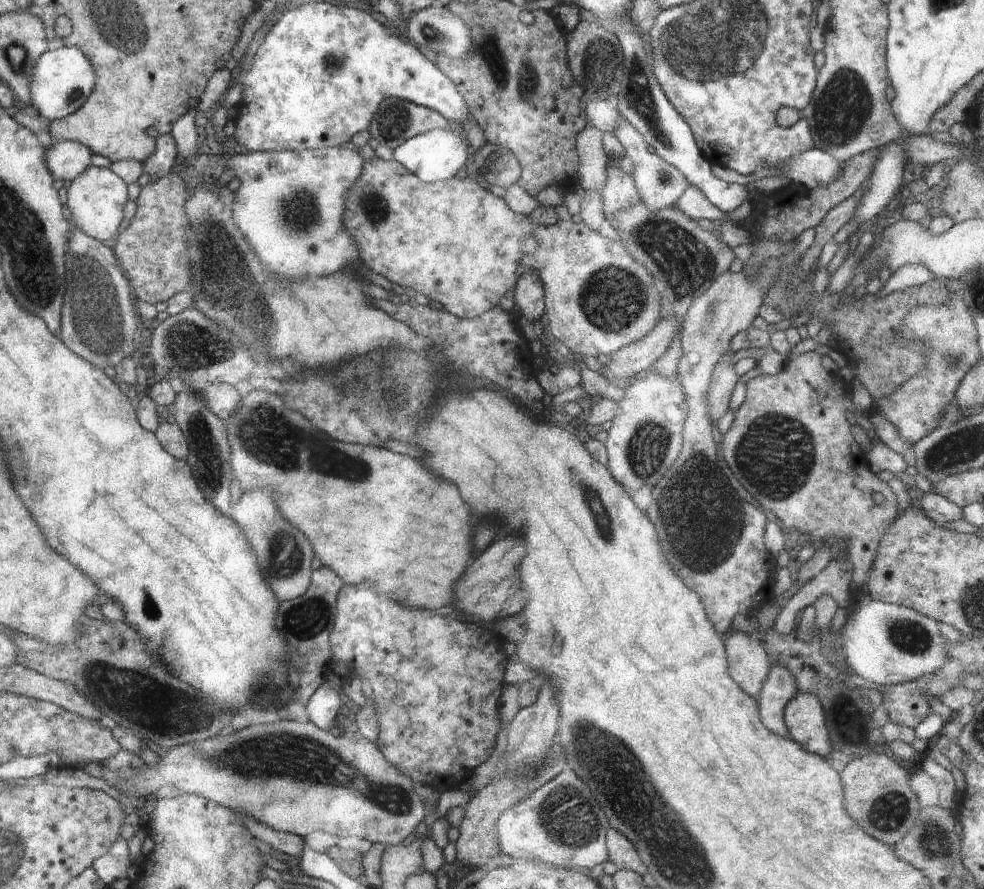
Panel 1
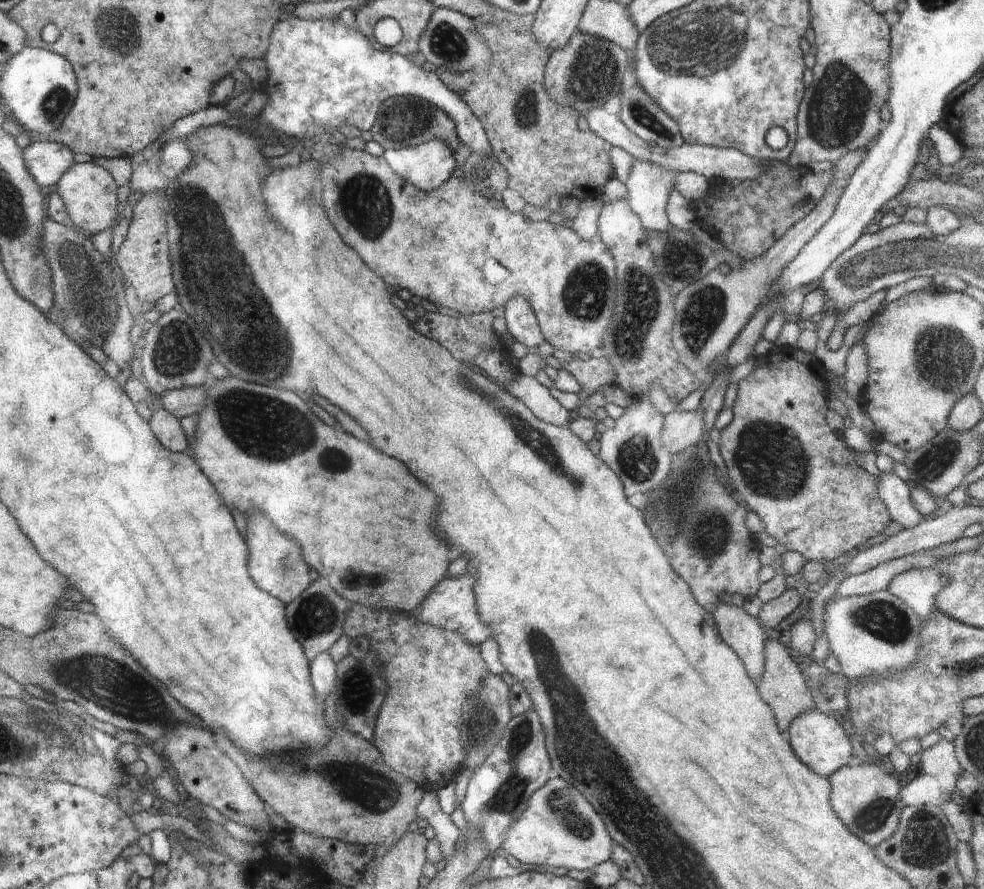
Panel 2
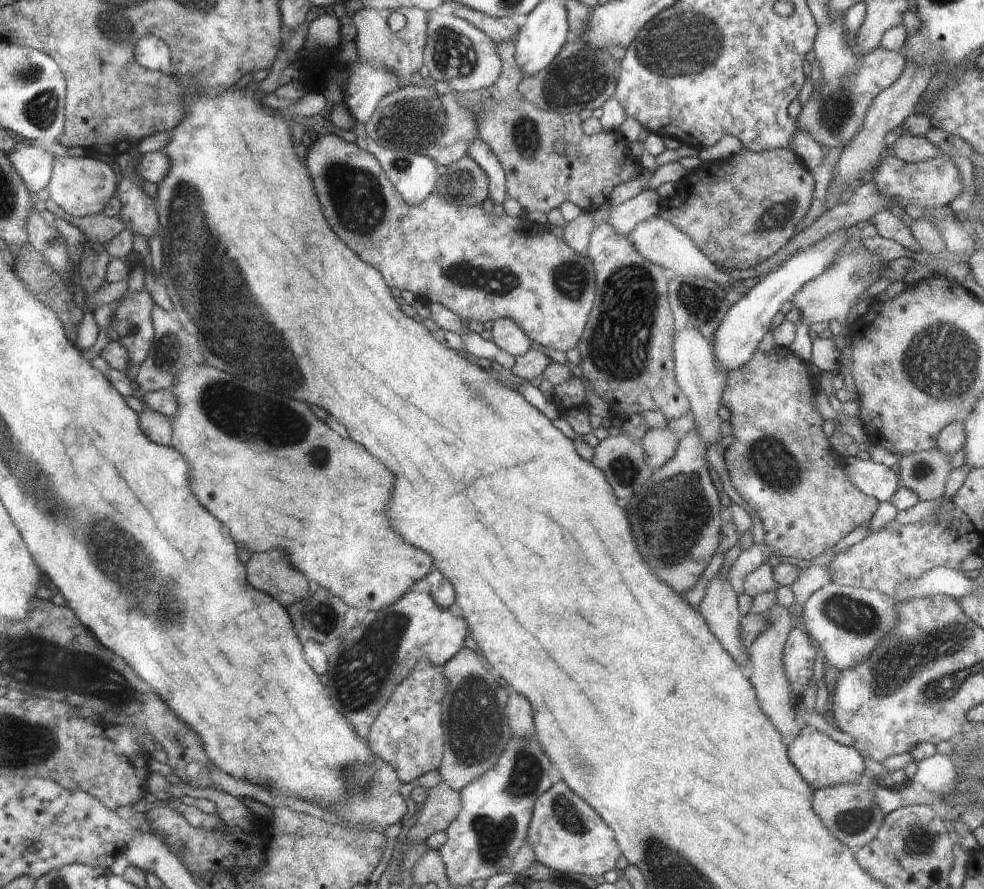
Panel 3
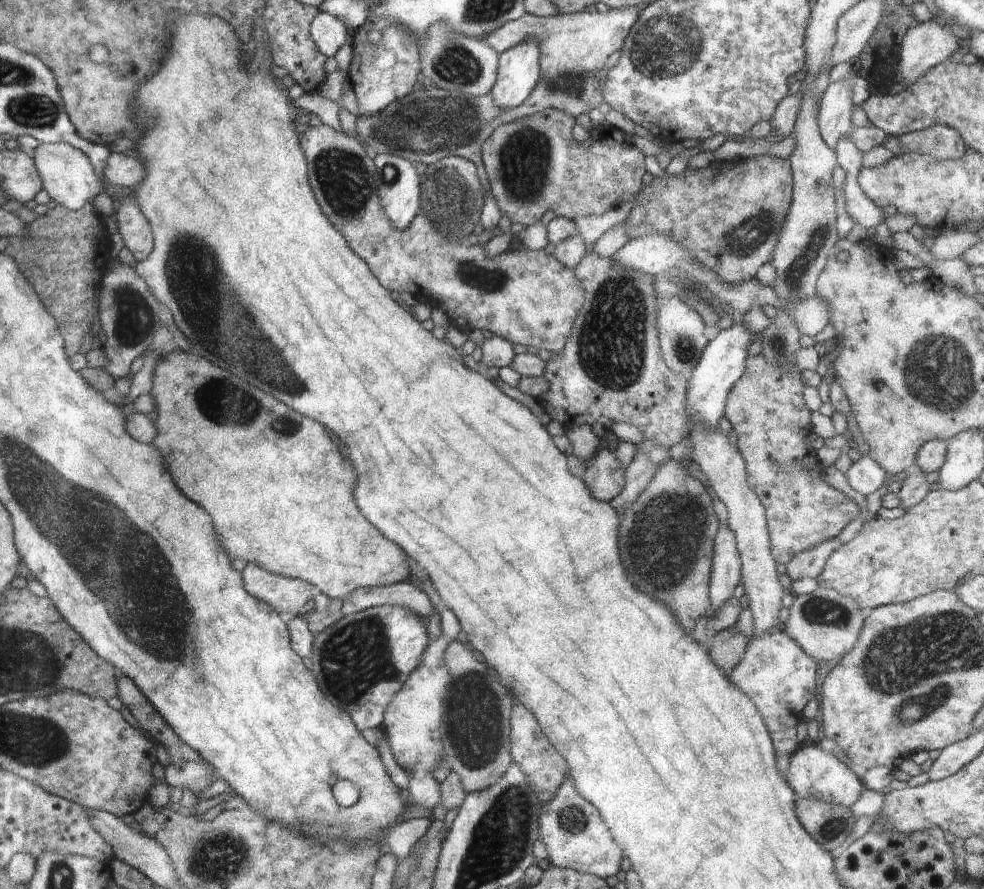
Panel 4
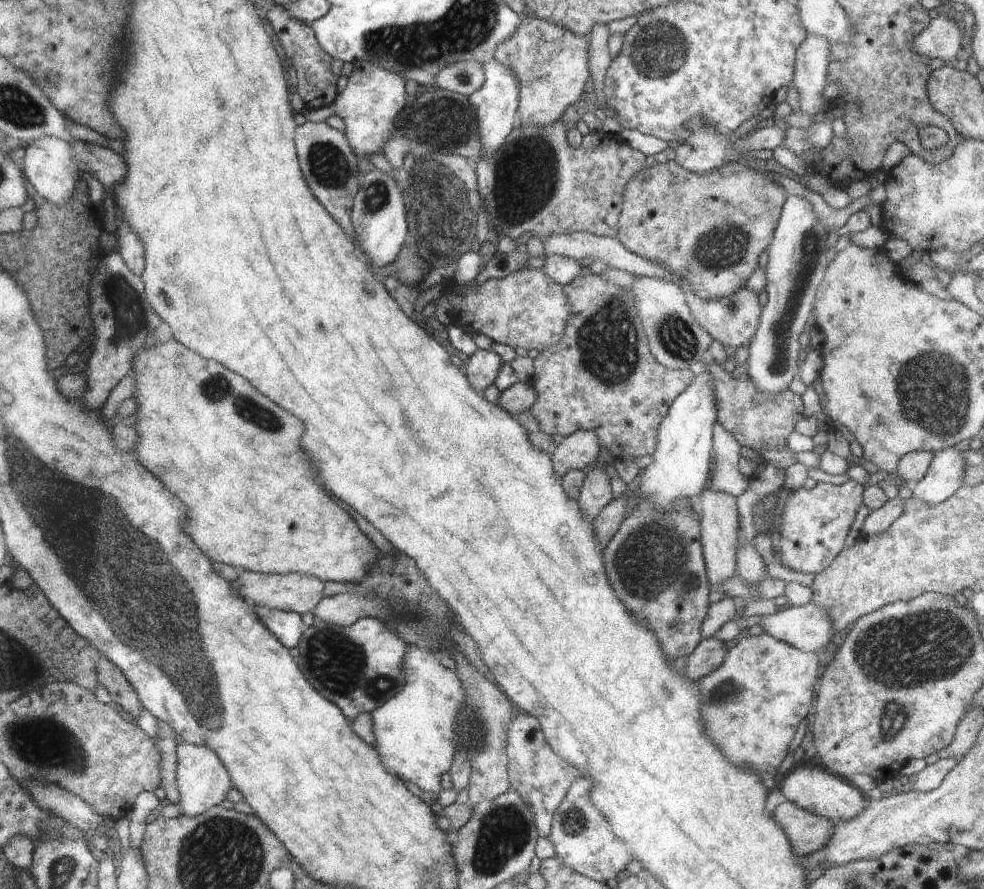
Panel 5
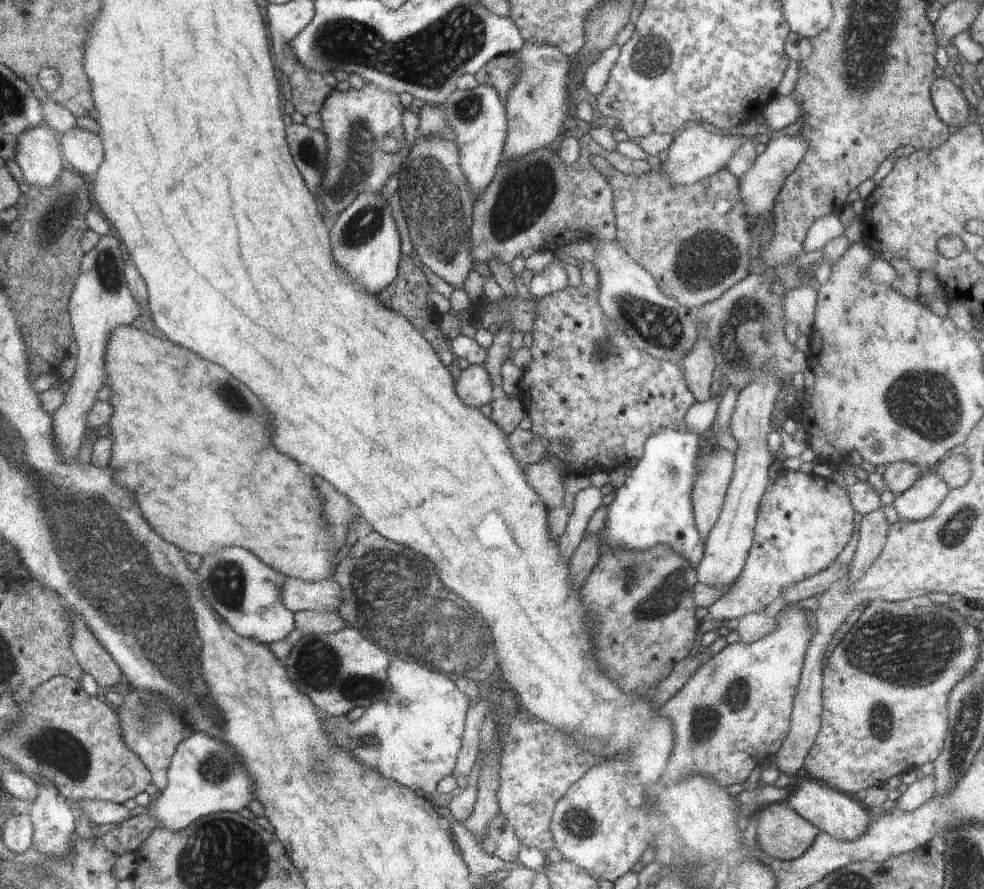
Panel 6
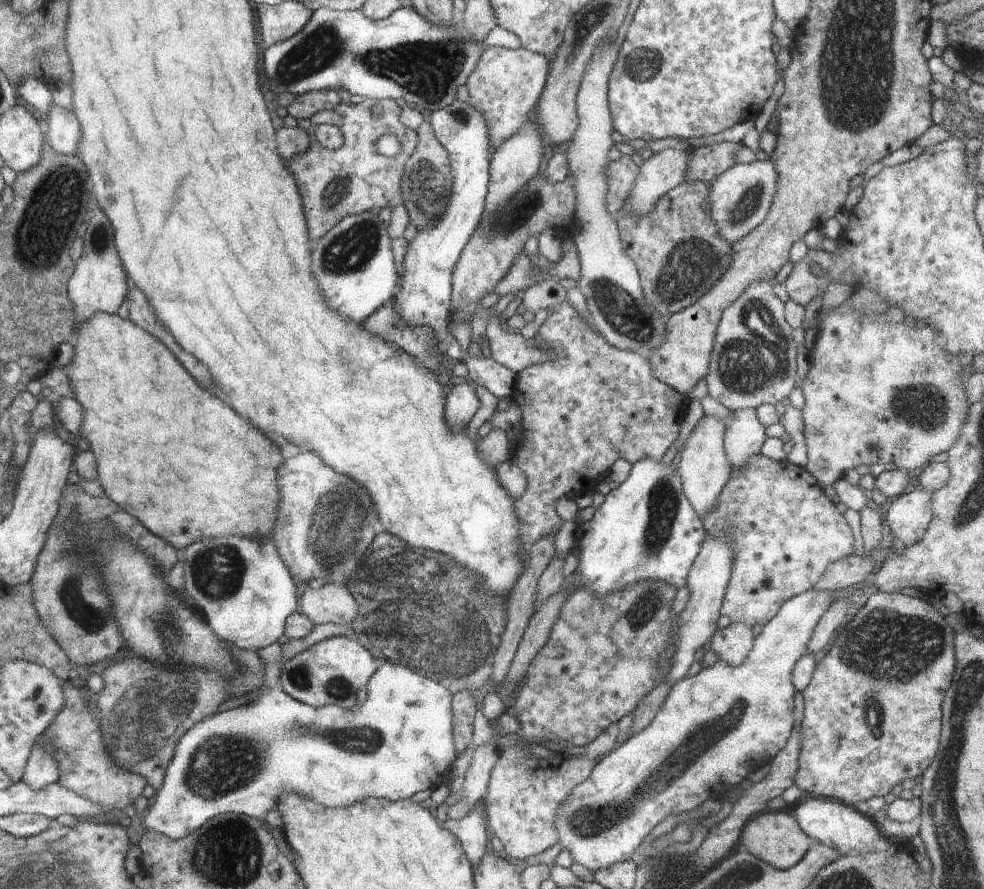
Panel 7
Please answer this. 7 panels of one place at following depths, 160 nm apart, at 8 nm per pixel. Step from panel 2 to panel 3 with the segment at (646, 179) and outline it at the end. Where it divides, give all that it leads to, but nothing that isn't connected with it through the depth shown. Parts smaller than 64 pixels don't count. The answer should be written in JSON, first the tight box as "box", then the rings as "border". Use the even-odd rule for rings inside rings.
{"box":[629,217,754,297],"border":[[[652,217],[639,223],[639,225],[629,234],[629,240],[633,242],[637,251],[646,260],[657,264],[671,275],[705,278],[714,281],[723,289],[729,286],[735,286],[739,288],[737,294],[739,294],[740,297],[746,295],[746,292],[752,290],[752,283],[754,281],[738,281],[726,273],[724,269],[721,270],[700,249],[697,248],[689,236],[686,236],[686,234],[681,230],[672,226],[670,222],[664,220],[662,217]]]}

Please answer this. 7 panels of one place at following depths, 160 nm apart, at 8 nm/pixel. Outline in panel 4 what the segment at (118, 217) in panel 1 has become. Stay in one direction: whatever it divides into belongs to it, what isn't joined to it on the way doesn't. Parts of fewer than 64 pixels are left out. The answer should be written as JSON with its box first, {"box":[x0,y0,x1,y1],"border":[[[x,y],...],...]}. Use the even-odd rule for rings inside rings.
{"box":[33,142,102,211],"border":[[[67,142],[40,143],[35,148],[33,160],[36,162],[37,171],[40,173],[42,186],[48,192],[51,200],[57,205],[79,211],[86,203],[102,190],[102,178],[96,176],[97,170],[89,157],[81,149]]]}

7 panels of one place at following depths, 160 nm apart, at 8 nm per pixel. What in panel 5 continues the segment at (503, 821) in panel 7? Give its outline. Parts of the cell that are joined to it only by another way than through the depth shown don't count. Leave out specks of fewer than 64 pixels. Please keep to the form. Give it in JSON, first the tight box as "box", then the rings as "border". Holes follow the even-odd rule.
{"box":[507,713,582,837],"border":[[[515,713],[507,732],[507,771],[509,783],[517,791],[534,812],[534,824],[538,832],[547,837],[551,833],[554,813],[564,800],[570,785],[582,776],[579,769],[574,768],[564,758],[559,757],[545,739],[544,730],[537,717],[528,713]]]}

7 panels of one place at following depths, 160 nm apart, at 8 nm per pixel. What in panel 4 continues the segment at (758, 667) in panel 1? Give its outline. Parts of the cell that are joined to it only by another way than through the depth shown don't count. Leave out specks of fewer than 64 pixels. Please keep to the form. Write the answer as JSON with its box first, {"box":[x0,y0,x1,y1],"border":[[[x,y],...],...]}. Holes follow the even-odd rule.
{"box":[709,525,741,614],"border":[[[721,525],[715,536],[712,572],[709,580],[710,614],[714,614],[730,597],[741,580],[741,558],[734,533],[728,525]]]}

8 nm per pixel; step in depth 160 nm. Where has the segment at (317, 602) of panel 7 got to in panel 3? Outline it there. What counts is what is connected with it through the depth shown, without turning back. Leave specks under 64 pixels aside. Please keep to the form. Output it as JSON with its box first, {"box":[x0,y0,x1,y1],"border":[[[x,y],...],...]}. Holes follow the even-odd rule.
{"box":[247,550,306,608],"border":[[[280,550],[252,554],[247,563],[249,583],[254,584],[255,589],[275,597],[286,608],[306,598],[306,576],[292,568]]]}

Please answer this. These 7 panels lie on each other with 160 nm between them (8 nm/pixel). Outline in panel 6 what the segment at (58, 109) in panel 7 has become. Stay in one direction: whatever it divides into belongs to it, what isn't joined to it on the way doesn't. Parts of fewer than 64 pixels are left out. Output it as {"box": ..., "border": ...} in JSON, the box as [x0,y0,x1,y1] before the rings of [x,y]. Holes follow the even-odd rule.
{"box":[61,126,104,179],"border":[[[77,126],[61,135],[62,152],[66,165],[87,179],[91,179],[92,172],[96,172],[104,156],[100,138],[88,132],[88,129]]]}

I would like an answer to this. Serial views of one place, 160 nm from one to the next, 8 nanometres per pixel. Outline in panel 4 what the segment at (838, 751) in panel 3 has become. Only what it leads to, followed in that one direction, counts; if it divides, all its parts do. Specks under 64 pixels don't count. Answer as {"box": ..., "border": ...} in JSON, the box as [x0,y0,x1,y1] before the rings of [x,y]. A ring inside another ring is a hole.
{"box":[785,742,865,808],"border":[[[804,742],[789,758],[787,775],[785,776],[790,788],[801,799],[817,798],[819,801],[839,804],[850,808],[862,794],[865,786],[861,779],[842,761],[825,753],[820,742]]]}

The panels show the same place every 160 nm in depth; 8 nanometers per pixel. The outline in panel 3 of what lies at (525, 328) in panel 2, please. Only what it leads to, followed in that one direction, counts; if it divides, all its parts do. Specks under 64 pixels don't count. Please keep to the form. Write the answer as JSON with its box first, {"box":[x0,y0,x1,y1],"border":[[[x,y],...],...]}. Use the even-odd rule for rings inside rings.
{"box":[492,319,532,358],"border":[[[498,319],[492,326],[492,342],[512,354],[514,358],[523,358],[523,354],[530,350],[532,341],[519,326],[510,319]]]}

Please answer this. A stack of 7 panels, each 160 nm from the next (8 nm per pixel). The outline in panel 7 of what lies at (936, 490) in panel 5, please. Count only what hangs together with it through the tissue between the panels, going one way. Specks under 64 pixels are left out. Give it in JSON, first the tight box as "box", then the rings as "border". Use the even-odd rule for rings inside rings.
{"box":[885,489,933,547],"border":[[[922,489],[895,497],[885,513],[890,537],[902,541],[906,547],[924,538],[933,517],[931,494]]]}

